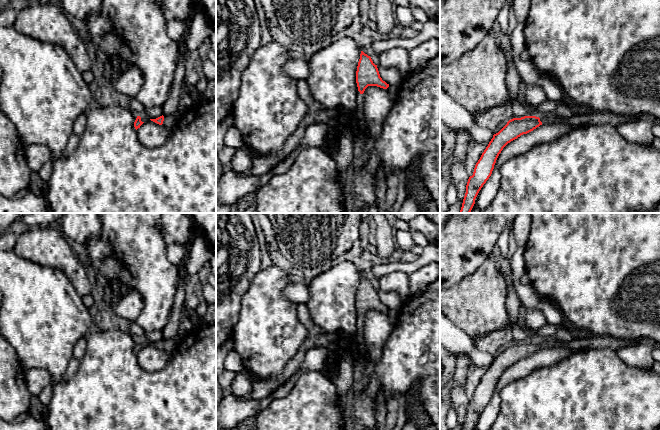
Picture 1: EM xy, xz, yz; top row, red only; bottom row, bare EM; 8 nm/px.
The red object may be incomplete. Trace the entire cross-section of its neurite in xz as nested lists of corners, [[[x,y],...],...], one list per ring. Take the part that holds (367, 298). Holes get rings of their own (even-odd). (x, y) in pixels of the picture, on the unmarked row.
[[[361,275],[356,295],[356,307],[358,311],[357,335],[355,343],[355,358],[360,362],[369,361],[374,355],[364,339],[364,315],[368,310],[377,310],[386,313],[395,326],[398,323],[400,310],[389,309],[380,301],[377,289],[370,280]]]

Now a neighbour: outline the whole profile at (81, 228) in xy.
[[[65,213],[60,222],[63,235],[82,246],[98,238],[102,226],[100,213]]]

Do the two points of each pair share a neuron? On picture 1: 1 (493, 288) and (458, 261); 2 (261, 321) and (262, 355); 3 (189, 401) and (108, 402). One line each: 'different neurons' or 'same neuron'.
1: different neurons
2: same neuron
3: same neuron

